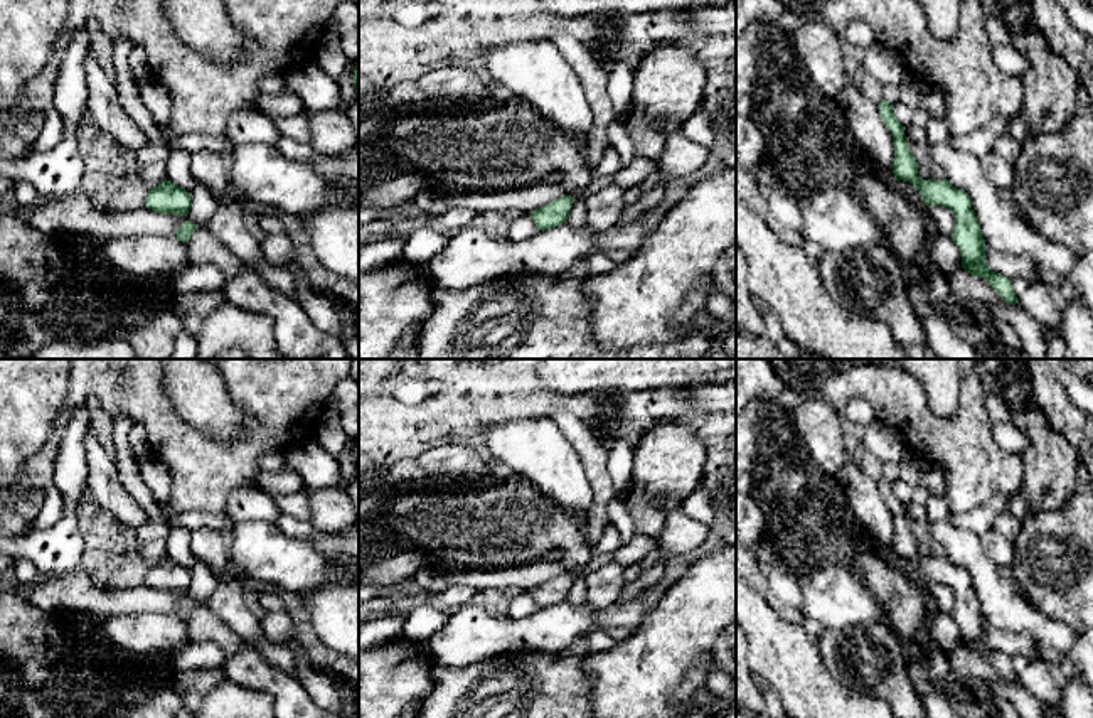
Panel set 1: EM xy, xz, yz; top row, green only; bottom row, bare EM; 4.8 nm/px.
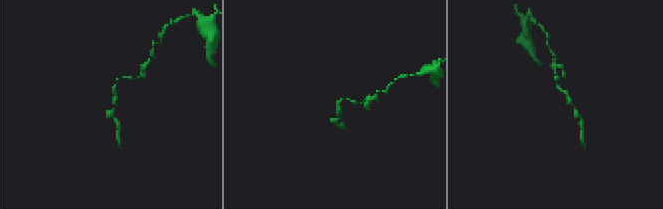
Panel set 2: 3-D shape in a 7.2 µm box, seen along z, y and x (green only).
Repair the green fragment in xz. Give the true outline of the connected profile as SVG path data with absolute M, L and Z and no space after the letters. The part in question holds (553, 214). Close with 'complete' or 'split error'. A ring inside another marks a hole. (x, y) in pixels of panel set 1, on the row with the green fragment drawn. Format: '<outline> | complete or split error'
M562 196L536 211L529 216L539 231L551 229L566 222L574 199L571 196Z | complete

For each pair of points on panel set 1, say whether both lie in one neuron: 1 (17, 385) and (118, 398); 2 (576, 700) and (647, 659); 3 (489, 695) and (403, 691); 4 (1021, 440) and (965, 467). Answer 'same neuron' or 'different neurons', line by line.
1: different neurons
2: different neurons
3: different neurons
4: different neurons

